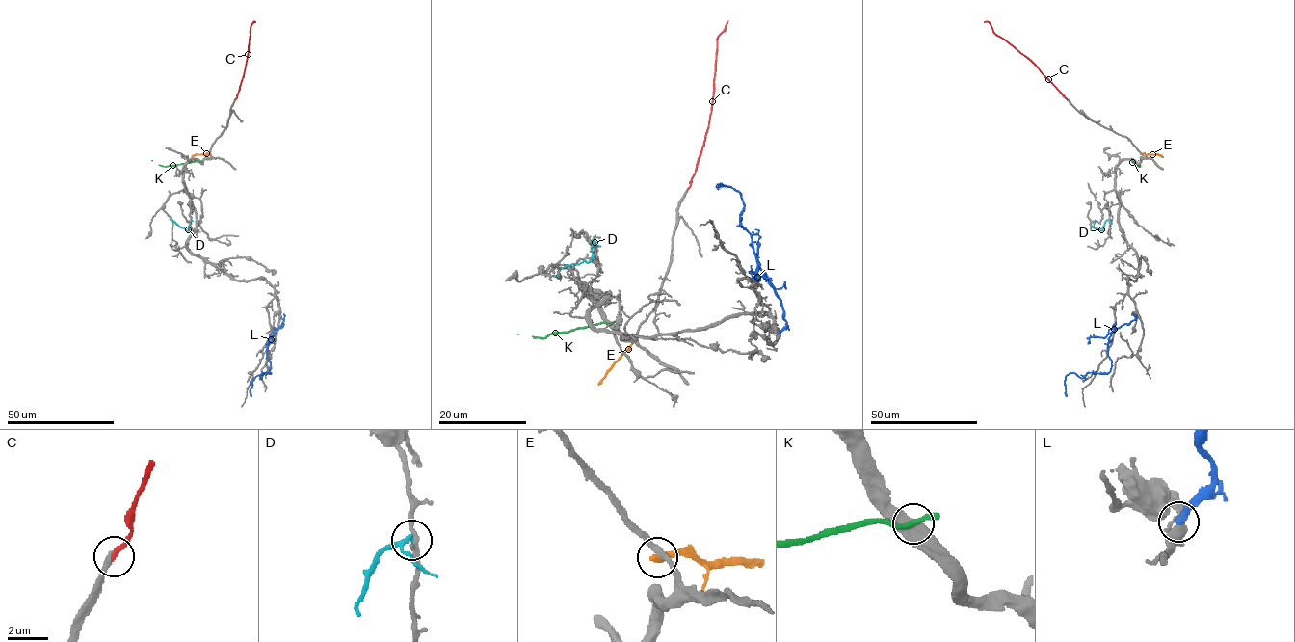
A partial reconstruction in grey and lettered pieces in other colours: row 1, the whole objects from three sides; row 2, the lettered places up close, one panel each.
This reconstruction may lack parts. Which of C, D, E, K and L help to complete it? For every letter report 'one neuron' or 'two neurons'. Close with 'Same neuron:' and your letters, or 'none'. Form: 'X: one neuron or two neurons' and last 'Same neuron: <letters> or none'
C: two neurons
D: two neurons
E: two neurons
K: two neurons
L: two neurons
Same neuron: none

